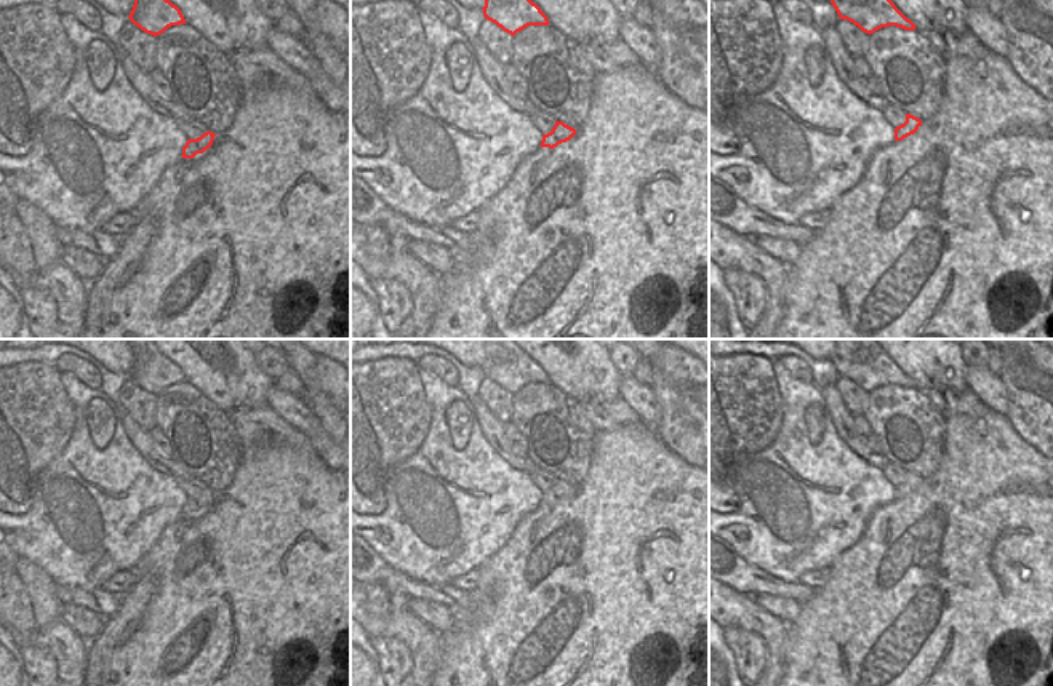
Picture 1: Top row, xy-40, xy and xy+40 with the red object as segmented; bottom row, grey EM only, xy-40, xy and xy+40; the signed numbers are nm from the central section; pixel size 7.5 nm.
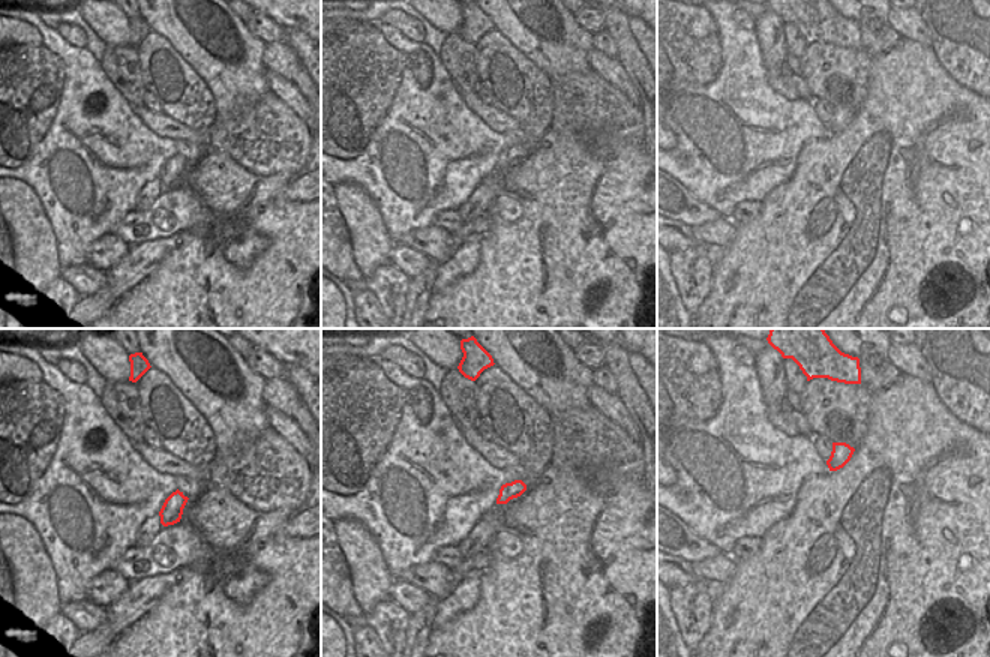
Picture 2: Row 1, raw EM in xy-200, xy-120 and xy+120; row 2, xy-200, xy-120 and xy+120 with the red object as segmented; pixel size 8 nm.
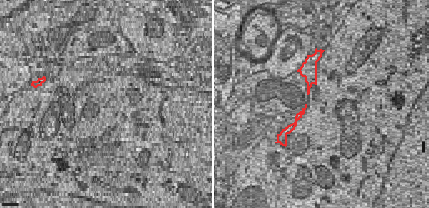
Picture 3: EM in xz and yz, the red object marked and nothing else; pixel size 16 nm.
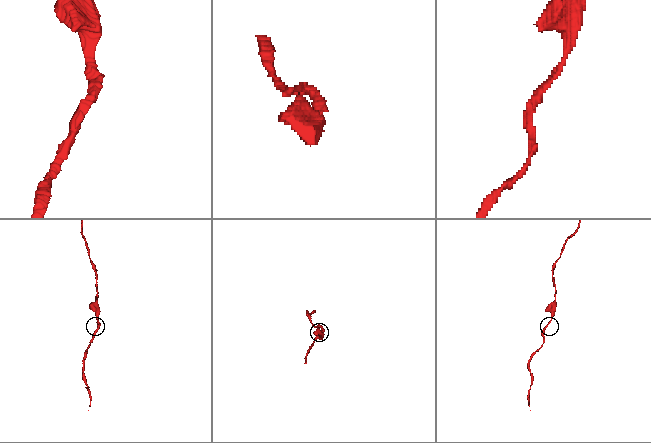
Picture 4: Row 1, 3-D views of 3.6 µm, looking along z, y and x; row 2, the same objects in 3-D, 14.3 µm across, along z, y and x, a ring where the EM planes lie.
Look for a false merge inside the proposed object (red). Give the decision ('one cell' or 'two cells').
one cell

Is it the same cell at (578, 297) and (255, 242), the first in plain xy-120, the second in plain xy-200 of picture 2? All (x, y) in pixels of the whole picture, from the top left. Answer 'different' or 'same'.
different

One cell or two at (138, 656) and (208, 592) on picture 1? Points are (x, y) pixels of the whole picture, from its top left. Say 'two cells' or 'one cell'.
one cell

